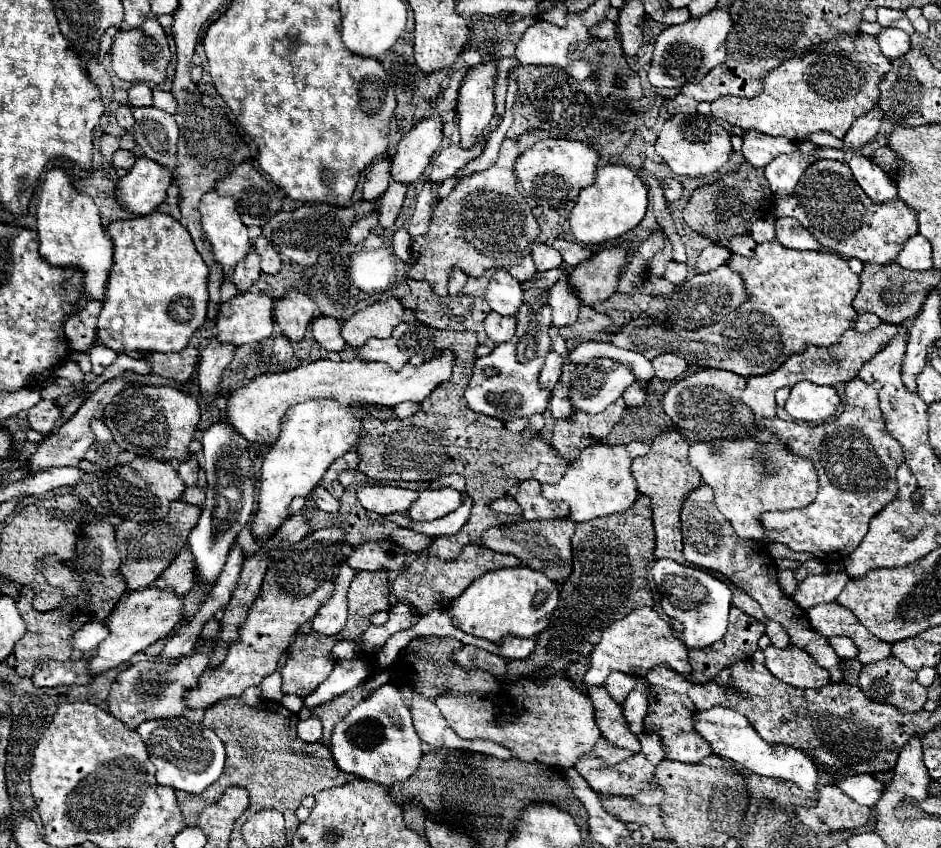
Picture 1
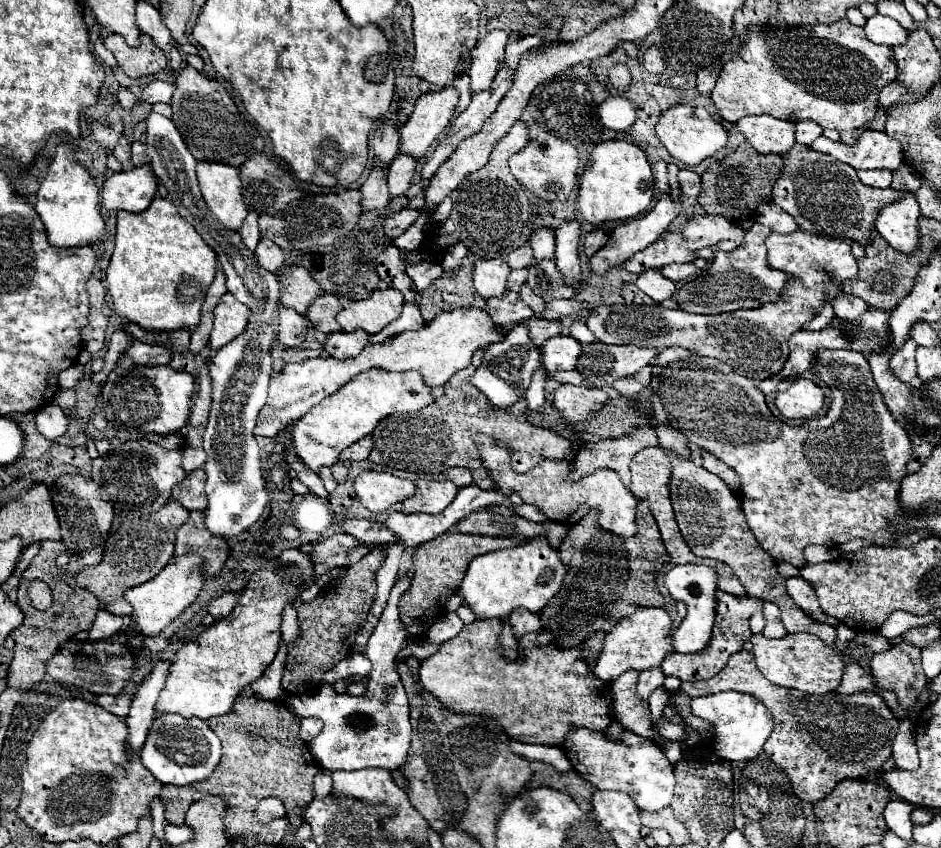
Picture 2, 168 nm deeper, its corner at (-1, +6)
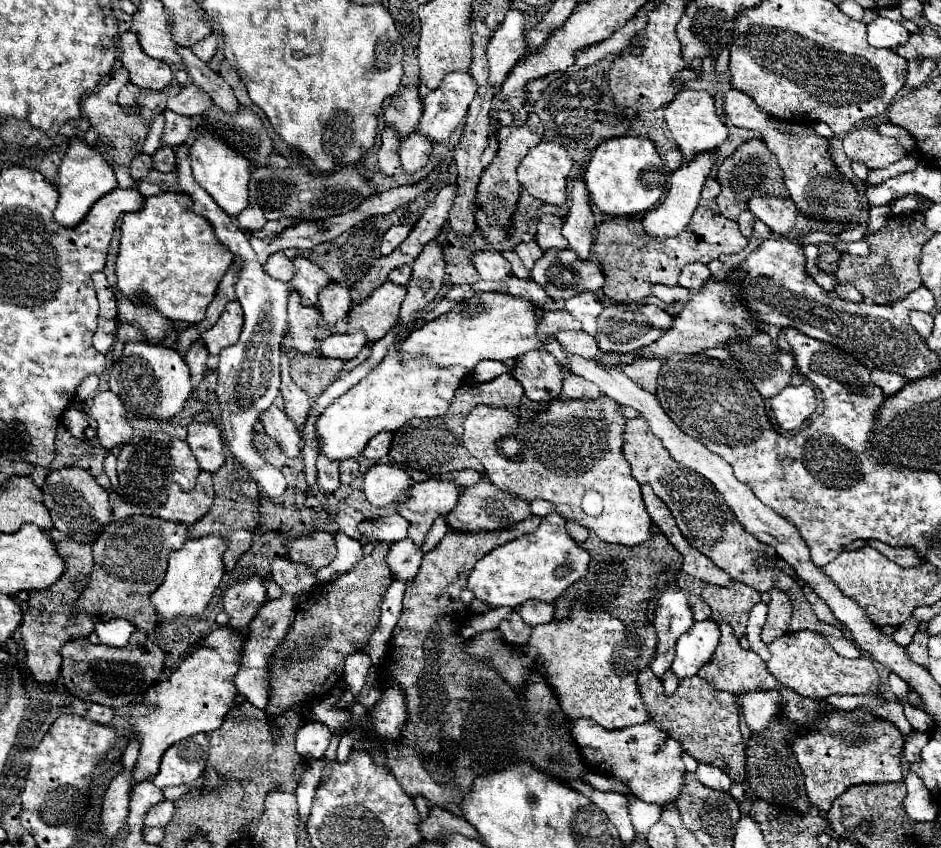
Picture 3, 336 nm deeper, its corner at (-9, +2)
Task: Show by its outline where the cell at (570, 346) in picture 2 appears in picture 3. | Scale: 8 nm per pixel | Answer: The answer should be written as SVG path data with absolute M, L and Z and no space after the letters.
M561 331L555 339L559 339L559 345L567 351L567 355L579 355L583 359L595 359L599 355L595 339L585 331Z

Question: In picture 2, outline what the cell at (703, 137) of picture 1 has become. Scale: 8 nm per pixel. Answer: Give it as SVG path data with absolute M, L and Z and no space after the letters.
M673 105L661 113L657 121L657 135L661 143L667 147L671 157L685 165L697 165L703 159L711 157L715 151L723 149L727 143L727 131L719 121L705 107L691 107L691 105Z

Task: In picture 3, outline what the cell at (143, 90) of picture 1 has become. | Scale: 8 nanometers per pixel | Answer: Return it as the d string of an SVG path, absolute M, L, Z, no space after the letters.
M195 85L183 87L177 95L173 95L167 101L167 109L179 115L189 115L189 117L201 115L209 105L211 105L211 95Z

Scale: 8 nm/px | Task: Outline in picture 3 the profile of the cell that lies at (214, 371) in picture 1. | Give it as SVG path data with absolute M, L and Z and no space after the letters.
M203 421L187 427L187 443L203 471L215 473L225 463L225 447L215 421Z

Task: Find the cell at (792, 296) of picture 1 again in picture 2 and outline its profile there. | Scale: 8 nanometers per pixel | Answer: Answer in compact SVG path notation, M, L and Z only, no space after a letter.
M795 231L789 235L771 233L765 241L769 251L769 263L775 269L791 273L795 279L787 285L787 291L779 303L769 303L759 309L743 309L721 315L693 315L681 309L665 309L661 305L599 305L591 309L587 327L591 333L607 345L641 345L641 347L685 347L701 357L715 357L727 363L735 373L749 379L769 379L777 375L789 355L787 339L799 331L807 321L821 311L825 299L833 299L841 291L845 279L855 279L857 261L847 241L823 239L807 231Z

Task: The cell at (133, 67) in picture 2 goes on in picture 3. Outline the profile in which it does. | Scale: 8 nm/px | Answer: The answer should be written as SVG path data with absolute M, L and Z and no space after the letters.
M127 31L119 35L117 45L121 49L121 63L125 69L129 69L129 81L133 85L147 89L163 89L171 83L173 73L169 65L145 55L139 47L135 33Z

